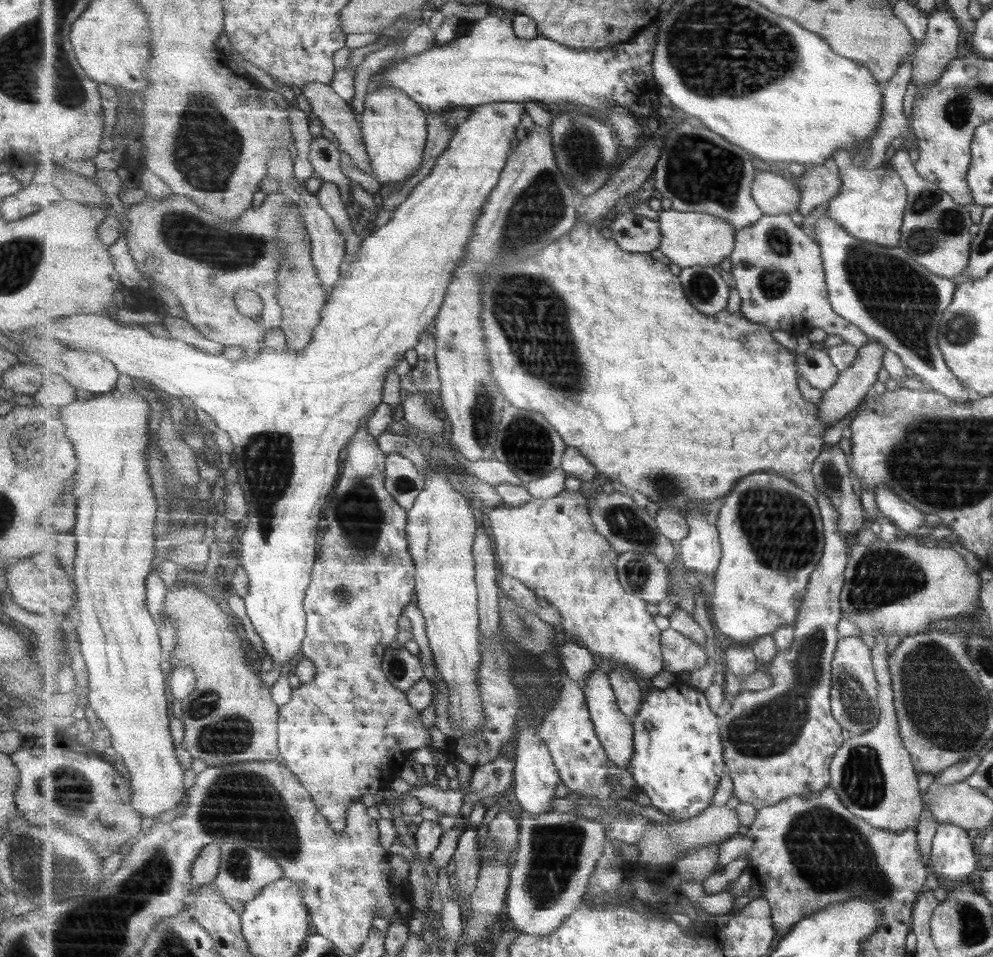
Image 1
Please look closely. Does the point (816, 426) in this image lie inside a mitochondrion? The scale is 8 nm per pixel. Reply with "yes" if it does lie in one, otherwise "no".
no

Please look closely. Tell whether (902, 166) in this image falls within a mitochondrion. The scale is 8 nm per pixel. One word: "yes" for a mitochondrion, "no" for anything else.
no

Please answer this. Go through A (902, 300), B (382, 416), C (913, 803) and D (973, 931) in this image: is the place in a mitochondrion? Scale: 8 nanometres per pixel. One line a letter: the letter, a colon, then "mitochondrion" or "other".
A: mitochondrion
B: other
C: other
D: mitochondrion

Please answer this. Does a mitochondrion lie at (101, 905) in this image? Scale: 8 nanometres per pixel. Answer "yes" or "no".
yes

